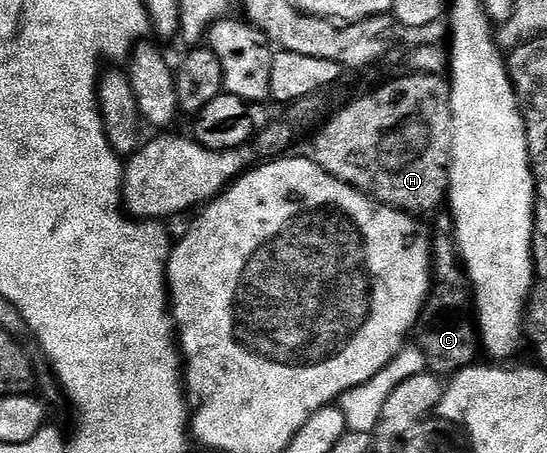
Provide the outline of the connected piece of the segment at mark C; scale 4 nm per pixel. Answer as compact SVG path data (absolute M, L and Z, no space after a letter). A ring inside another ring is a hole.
M451 217L438 219L436 230L440 235L432 238L432 293L424 302L424 310L414 331L414 342L424 353L429 371L440 376L451 376L477 361L478 327L474 317L472 284L460 261L460 250L452 235Z

